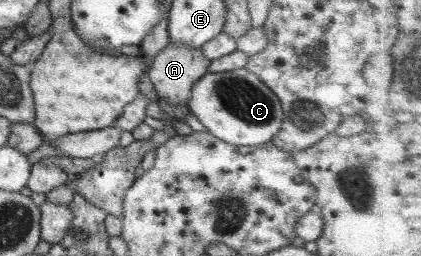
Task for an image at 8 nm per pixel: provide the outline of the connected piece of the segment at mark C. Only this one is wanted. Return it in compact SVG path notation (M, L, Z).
M245 67L227 72L208 72L202 76L192 86L186 107L197 116L207 132L233 146L257 147L259 144L269 142L280 131L281 122L284 119L284 110L277 95L266 84L263 84L256 74L249 72Z

